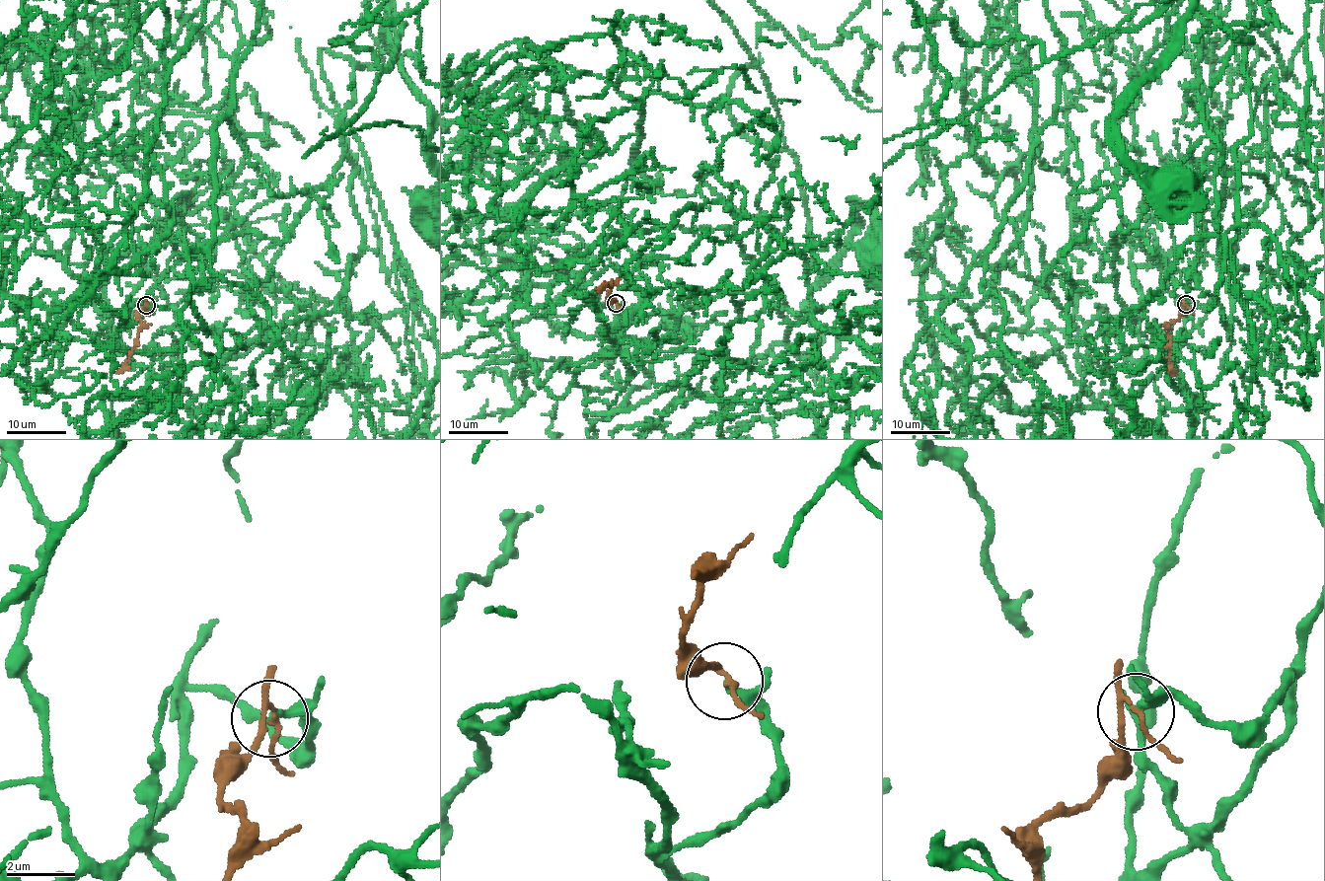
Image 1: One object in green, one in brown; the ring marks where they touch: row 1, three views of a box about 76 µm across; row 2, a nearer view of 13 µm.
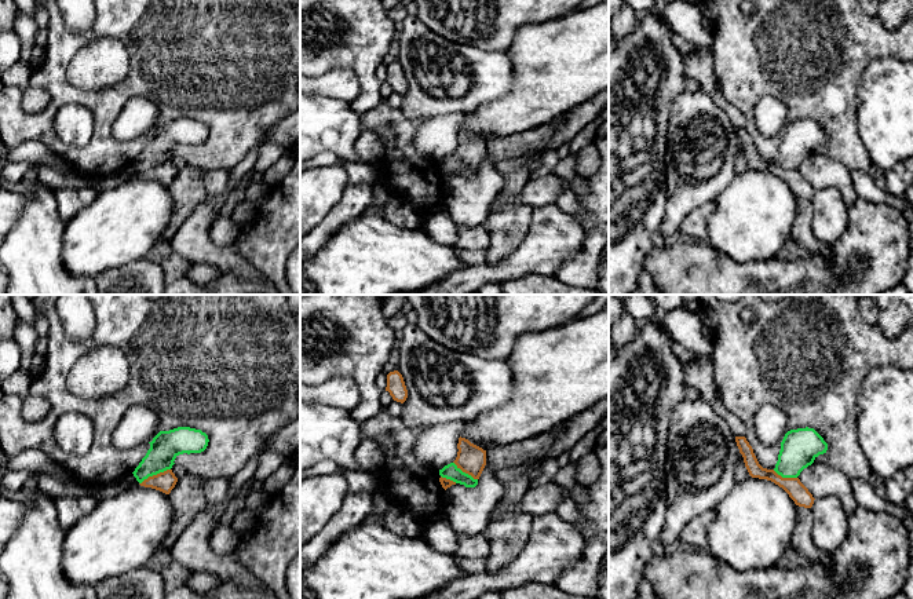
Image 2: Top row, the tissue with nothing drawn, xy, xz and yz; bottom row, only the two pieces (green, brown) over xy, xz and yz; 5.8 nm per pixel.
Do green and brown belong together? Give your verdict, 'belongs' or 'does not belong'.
does not belong

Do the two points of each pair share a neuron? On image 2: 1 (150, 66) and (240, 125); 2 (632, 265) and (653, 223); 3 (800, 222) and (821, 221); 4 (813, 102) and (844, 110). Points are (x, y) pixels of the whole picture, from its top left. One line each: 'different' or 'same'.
1: same
2: same
3: different
4: same

